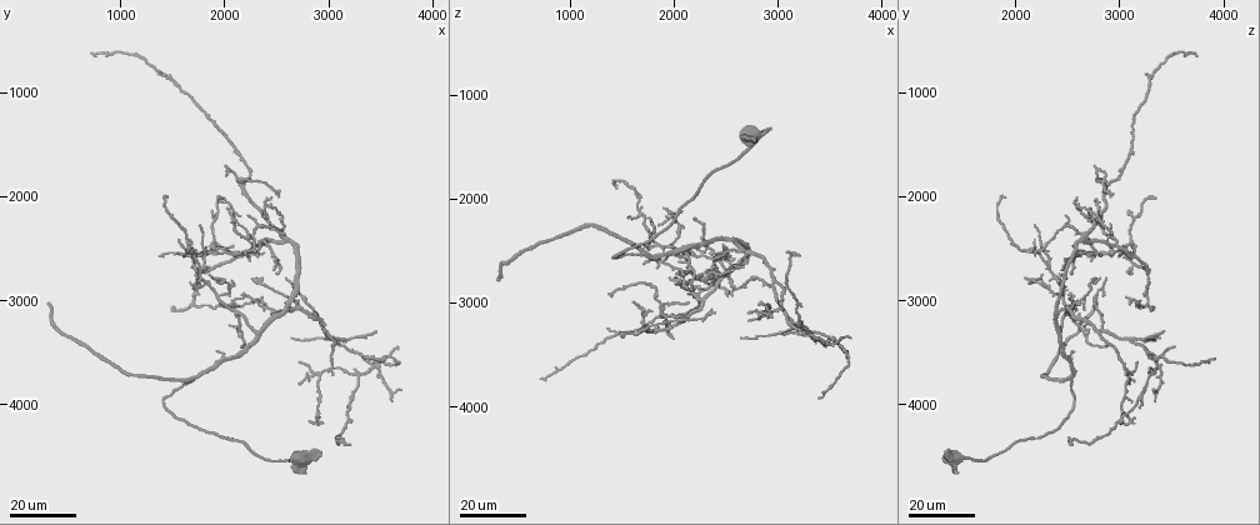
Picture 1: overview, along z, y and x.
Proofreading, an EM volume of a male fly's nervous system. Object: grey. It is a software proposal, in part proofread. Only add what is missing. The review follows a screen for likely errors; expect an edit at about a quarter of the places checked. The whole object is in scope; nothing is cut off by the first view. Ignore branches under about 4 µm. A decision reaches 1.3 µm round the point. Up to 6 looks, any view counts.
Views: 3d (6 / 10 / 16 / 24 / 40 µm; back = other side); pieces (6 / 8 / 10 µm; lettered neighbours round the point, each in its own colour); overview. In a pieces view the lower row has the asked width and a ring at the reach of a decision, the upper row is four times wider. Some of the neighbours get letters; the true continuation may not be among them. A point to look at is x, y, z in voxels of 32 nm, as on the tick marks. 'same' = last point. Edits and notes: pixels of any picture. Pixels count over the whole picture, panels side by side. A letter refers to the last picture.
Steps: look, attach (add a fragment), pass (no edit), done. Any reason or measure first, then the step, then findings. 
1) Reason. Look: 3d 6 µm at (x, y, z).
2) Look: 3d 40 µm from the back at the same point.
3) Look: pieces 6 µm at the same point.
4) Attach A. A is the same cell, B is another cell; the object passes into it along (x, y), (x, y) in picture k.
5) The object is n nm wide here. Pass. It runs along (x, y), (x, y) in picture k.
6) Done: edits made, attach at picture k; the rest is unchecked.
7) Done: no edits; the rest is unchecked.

Thin end. Look: 3d 24 µm at (3480, 3300, 3420).

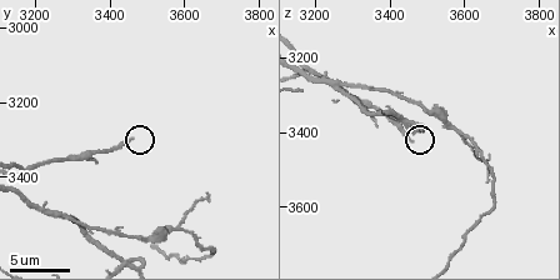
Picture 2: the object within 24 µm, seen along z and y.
Look: 3d 6 µm at (3460, 3300, 3420).

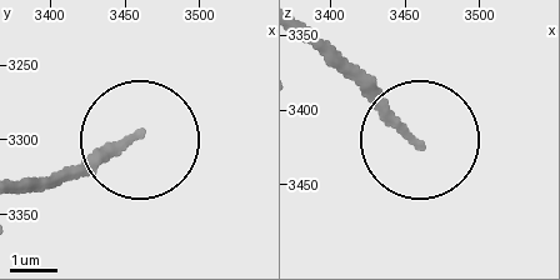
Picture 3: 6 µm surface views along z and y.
Look: pieces 8 µm at (3458, 3300, 3420).

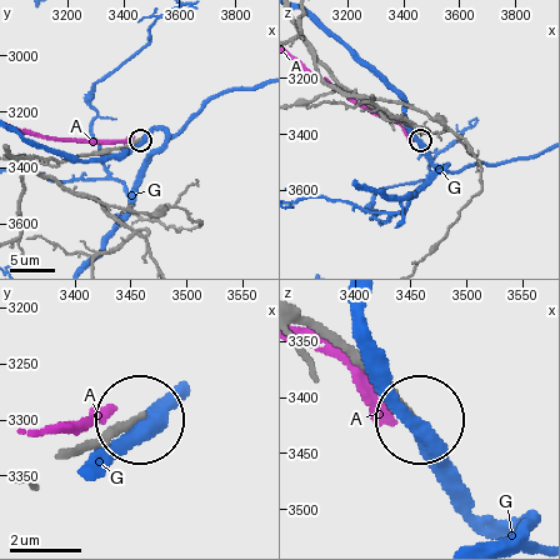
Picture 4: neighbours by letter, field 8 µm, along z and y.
Pass. A and G are other cells; none of them fits.

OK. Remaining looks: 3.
Look: 3d 16 µm at (1500, 3060, 3340).

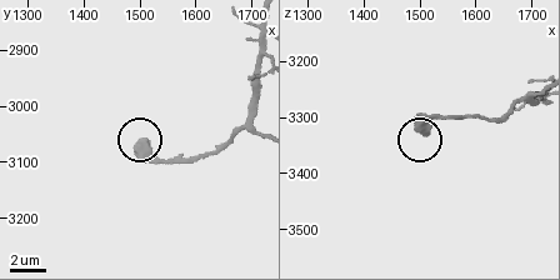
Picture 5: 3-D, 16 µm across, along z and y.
Look: pieces 6 µm at (1500, 3070, 3320).

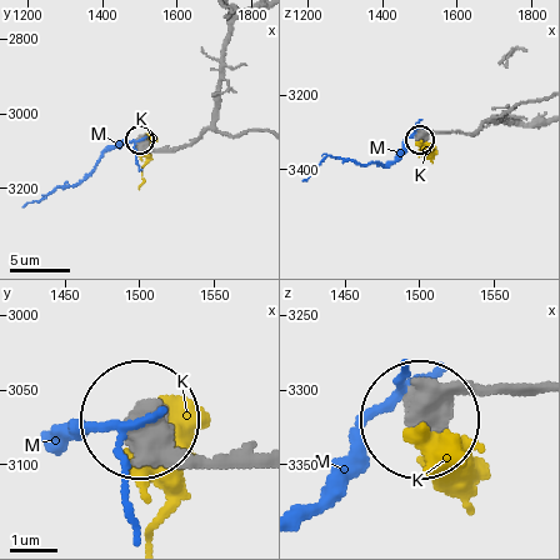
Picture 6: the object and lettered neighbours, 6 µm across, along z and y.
The object is 680 nm wide here. Pass. K and M are other cells; none of them fits.

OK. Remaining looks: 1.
Done: no edits; the rest is unchecked.

